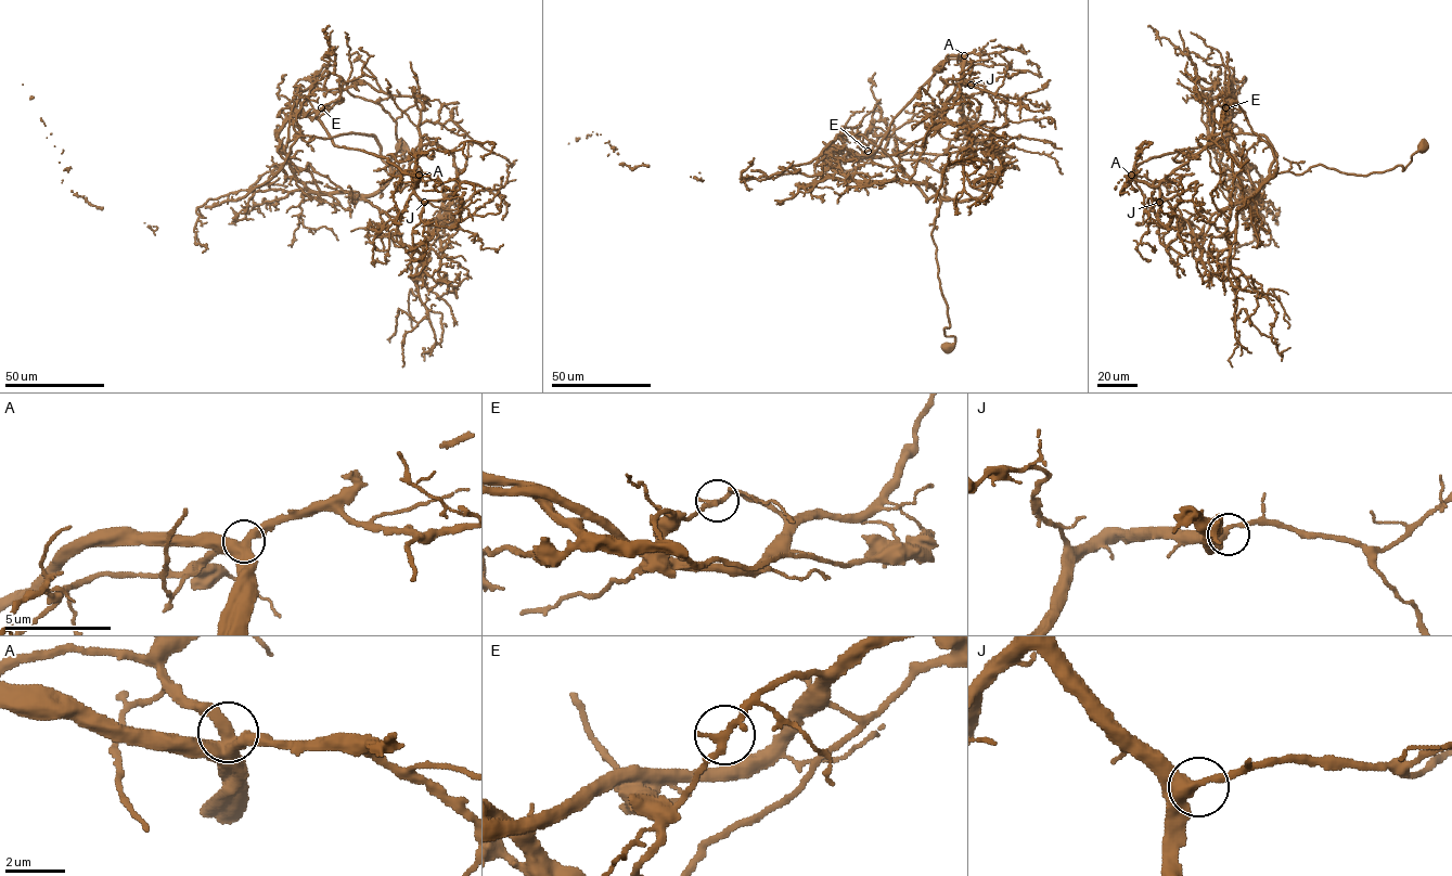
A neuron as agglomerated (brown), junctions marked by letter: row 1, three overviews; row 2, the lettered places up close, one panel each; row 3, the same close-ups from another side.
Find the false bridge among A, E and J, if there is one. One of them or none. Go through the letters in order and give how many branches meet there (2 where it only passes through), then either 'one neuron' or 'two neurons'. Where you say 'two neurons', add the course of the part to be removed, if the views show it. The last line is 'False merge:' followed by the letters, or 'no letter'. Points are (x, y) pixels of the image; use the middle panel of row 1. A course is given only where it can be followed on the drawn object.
A: 3 branches meet; one neuron
E: 3 branches meet; two neurons; foreign part runs (868, 151), (953, 55), (964, 58), (965, 127), (1002, 158), (993, 155), (1012, 138), (1052, 144)
J: 3 branches meet; one neuron
False merge: E

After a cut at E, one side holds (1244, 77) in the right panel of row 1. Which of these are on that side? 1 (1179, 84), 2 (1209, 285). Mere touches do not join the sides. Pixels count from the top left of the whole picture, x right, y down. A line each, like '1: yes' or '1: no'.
1: yes
2: yes

